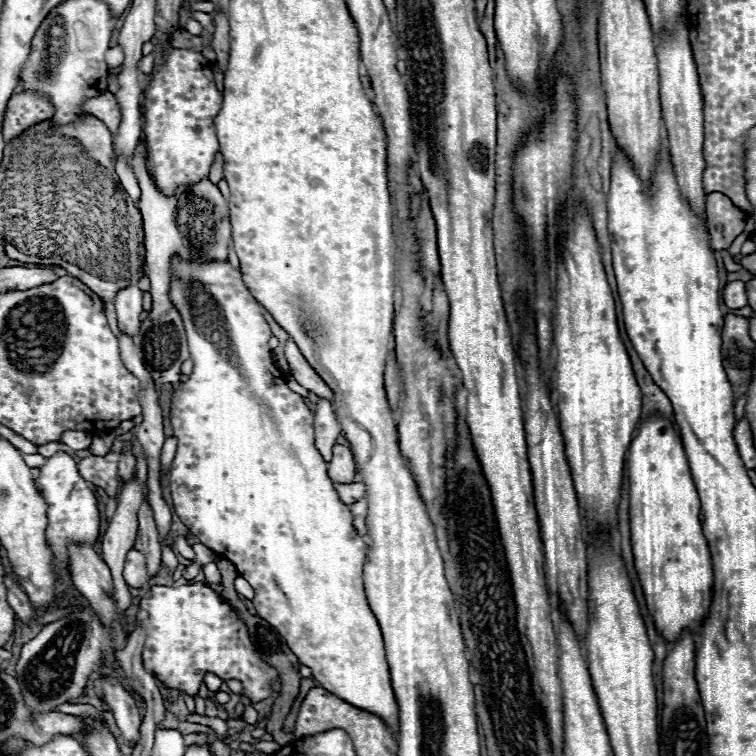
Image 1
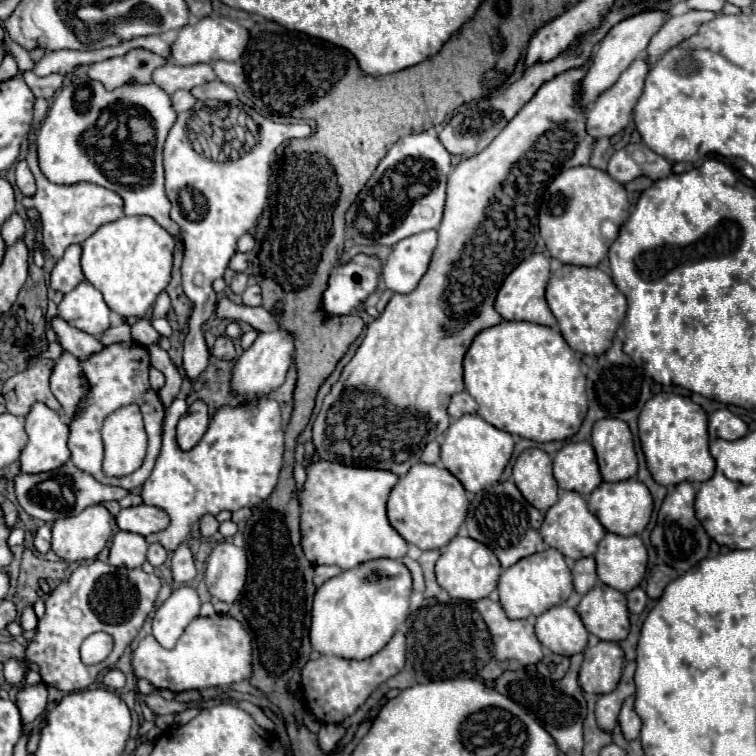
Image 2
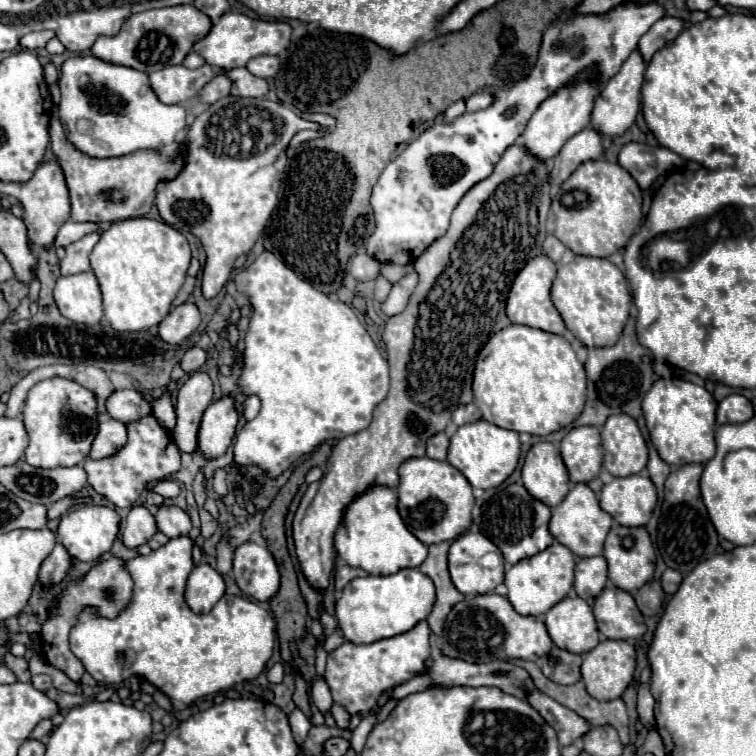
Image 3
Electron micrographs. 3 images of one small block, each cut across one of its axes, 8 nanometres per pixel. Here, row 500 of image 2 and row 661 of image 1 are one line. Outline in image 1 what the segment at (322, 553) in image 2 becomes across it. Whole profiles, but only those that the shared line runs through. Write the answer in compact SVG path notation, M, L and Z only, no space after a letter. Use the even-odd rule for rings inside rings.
M176 254L176 256L172 256L170 270L172 270L170 300L184 320L190 358L194 362L192 374L174 392L172 412L170 412L172 430L174 430L174 436L178 438L178 450L176 450L174 462L170 466L170 494L172 494L174 510L180 516L180 520L188 526L188 530L204 546L212 548L216 554L222 554L224 558L234 562L240 576L246 578L250 582L250 586L256 590L252 604L254 604L258 616L264 618L266 622L270 622L286 638L286 644L290 646L290 650L298 656L300 664L304 664L312 670L312 674L320 682L320 686L326 688L328 692L336 694L340 700L344 700L344 702L348 702L360 710L368 710L370 714L376 714L378 718L384 718L386 726L392 730L392 734L396 738L398 736L398 706L396 706L396 698L394 698L394 692L390 686L390 672L388 672L388 662L386 662L386 654L384 654L384 642L382 642L380 626L378 626L378 622L376 622L376 618L374 618L374 614L366 602L364 586L362 586L362 566L364 566L368 546L362 540L362 536L356 534L356 528L352 526L350 508L338 498L334 484L328 478L326 462L314 446L314 428L312 428L310 408L306 406L306 402L300 394L292 392L286 386L282 372L274 366L272 350L268 348L268 340L270 340L272 332L270 332L268 322L262 316L262 306L250 296L248 288L244 286L240 270L230 266L228 262L212 262L212 260L190 262L190 260L184 260Z

